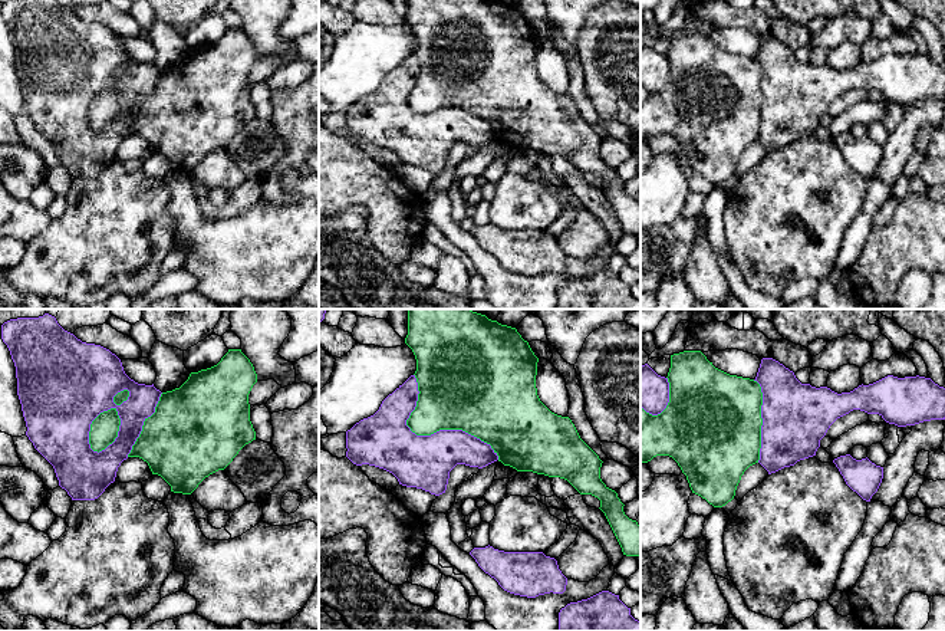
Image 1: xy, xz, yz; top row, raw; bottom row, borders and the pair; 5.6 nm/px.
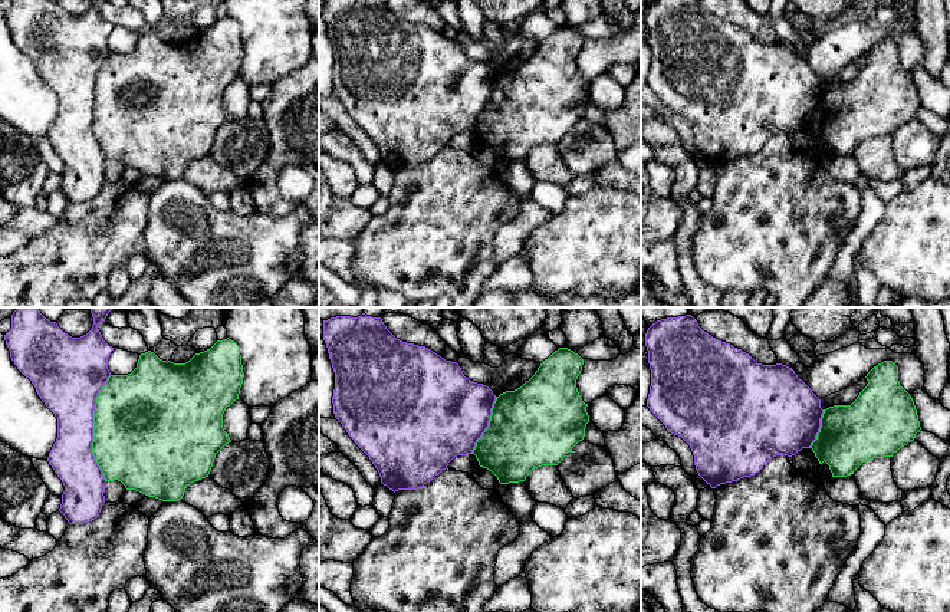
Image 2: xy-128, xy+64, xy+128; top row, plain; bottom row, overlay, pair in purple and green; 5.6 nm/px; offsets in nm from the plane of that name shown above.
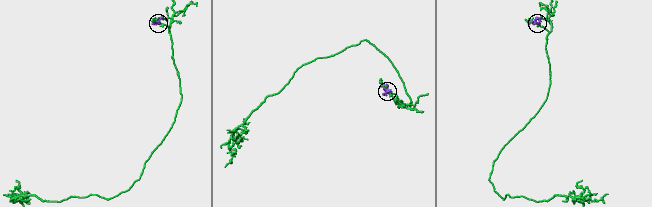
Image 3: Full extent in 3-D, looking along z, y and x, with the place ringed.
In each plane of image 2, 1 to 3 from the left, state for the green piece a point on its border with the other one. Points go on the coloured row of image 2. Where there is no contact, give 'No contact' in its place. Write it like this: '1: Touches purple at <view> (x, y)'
1: Touches purple at xy-128 (92, 428)
2: Touches purple at xy+64 (487, 425)
3: Touches purple at xy+128 (819, 427)

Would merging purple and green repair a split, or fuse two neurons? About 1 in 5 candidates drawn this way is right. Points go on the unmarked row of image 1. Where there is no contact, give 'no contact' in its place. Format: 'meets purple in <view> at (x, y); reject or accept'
meets purple in xz at (431, 112); reject

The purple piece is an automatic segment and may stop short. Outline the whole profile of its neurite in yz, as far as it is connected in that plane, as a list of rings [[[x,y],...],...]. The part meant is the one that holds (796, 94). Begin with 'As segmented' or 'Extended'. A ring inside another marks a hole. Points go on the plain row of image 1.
As segmented. [[[763,36],[754,59],[763,70],[758,141],[768,152],[816,134],[830,103],[853,88],[879,92],[898,105],[945,98],[945,66],[919,53],[888,53],[837,72],[801,62],[783,42]]]

